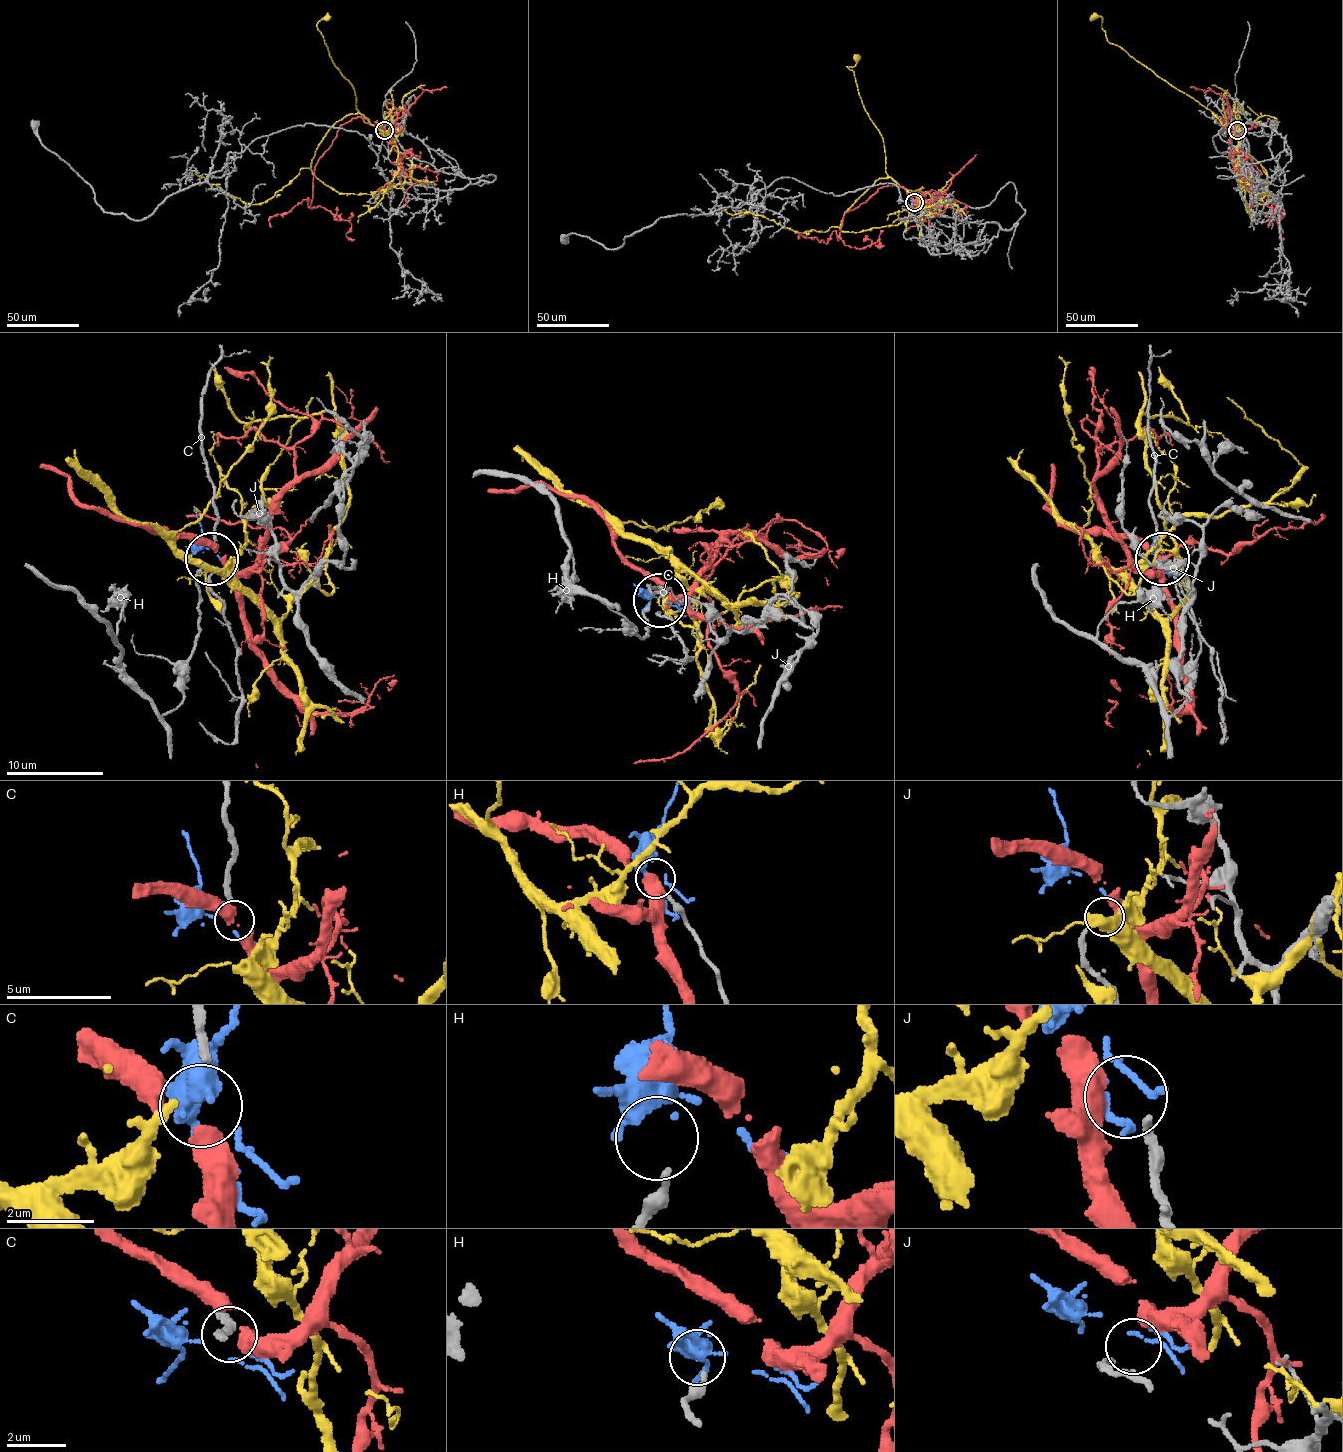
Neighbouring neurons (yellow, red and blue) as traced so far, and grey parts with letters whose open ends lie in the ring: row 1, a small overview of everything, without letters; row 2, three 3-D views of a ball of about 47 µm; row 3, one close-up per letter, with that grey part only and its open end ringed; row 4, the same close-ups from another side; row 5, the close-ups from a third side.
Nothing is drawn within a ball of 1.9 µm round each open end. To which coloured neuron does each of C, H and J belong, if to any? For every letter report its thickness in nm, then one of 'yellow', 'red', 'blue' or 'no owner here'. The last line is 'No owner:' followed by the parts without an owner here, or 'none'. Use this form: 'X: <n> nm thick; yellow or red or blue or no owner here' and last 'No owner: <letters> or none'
C: 240 nm thick; red
H: 240 nm thick; blue
J: 180 nm thick; no owner here
No owner: J

